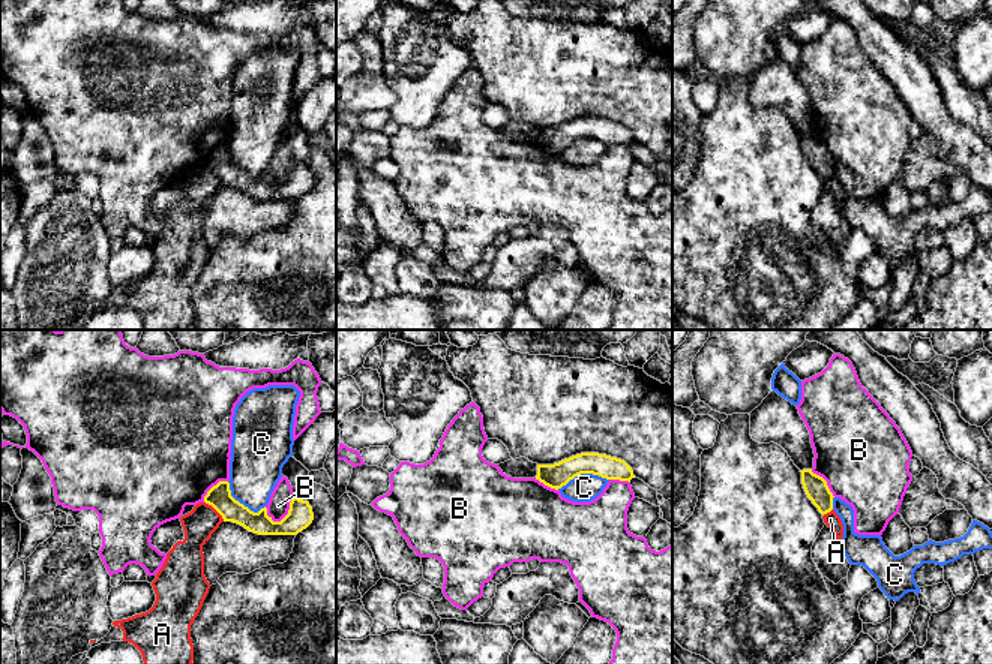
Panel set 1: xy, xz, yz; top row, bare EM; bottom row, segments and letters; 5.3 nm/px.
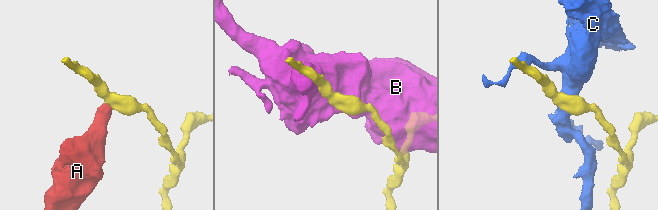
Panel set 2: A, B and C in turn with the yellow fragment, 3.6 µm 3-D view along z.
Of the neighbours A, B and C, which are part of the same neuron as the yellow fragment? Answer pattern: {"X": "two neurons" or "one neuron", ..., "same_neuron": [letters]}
{"A": "two neurons", "B": "two neurons", "C": "two neurons", "same_neuron": []}

